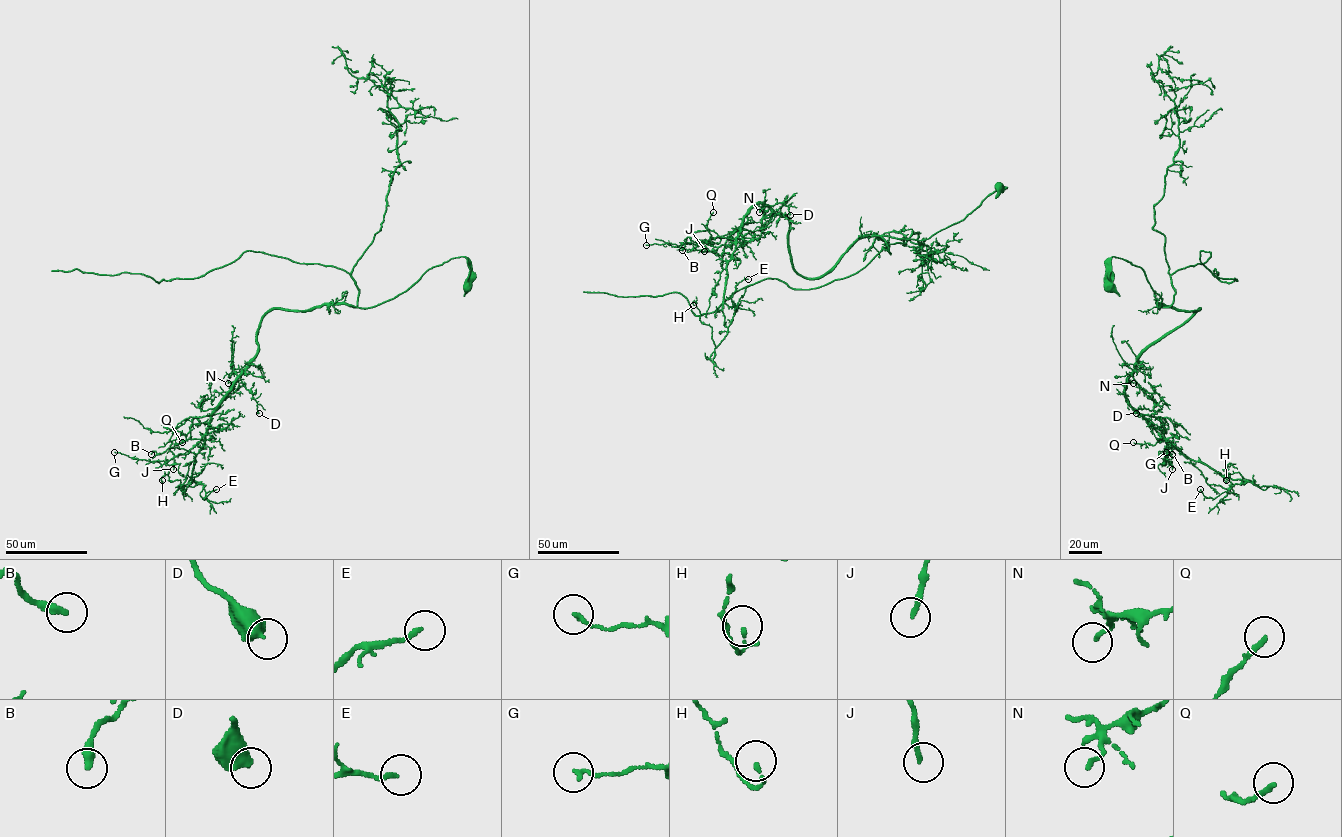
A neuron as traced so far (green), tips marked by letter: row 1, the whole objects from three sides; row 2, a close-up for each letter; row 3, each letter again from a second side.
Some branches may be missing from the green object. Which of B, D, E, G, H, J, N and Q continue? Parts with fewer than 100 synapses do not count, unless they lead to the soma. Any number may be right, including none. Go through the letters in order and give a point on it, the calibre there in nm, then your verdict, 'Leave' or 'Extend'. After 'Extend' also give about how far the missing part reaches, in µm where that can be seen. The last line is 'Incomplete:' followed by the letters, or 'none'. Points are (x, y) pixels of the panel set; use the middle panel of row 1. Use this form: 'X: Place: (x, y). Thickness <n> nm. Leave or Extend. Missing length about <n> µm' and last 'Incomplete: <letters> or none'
B: Place: (682, 250). Thickness 320 nm. Leave
D: Place: (790, 215). Thickness 480 nm. Leave
E: Place: (748, 279). Thickness 150 nm. Leave
G: Place: (646, 245). Thickness 140 nm. Leave
H: Place: (693, 305). Thickness 120 nm. Leave
J: Place: (704, 251). Thickness 190 nm. Leave
N: Place: (759, 212). Thickness 150 nm. Leave
Q: Place: (713, 212). Thickness 200 nm. Leave
Incomplete: none

